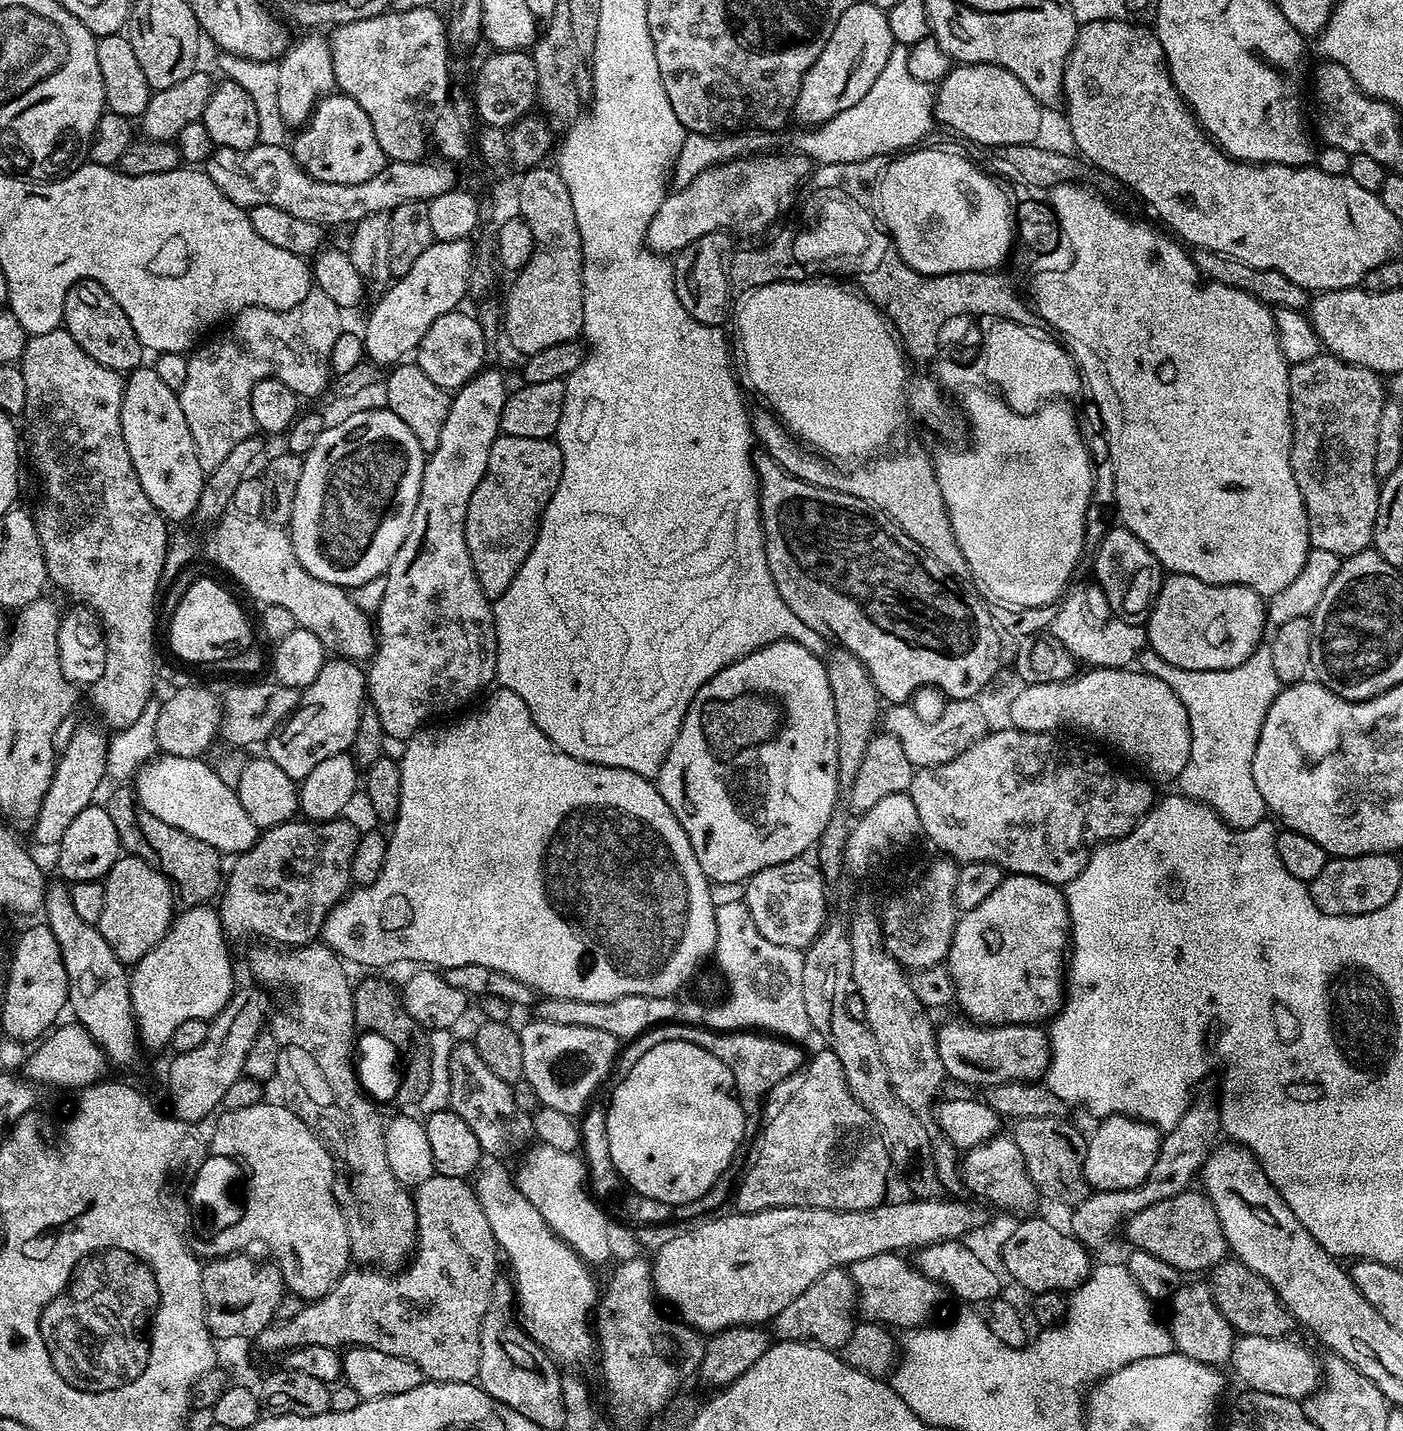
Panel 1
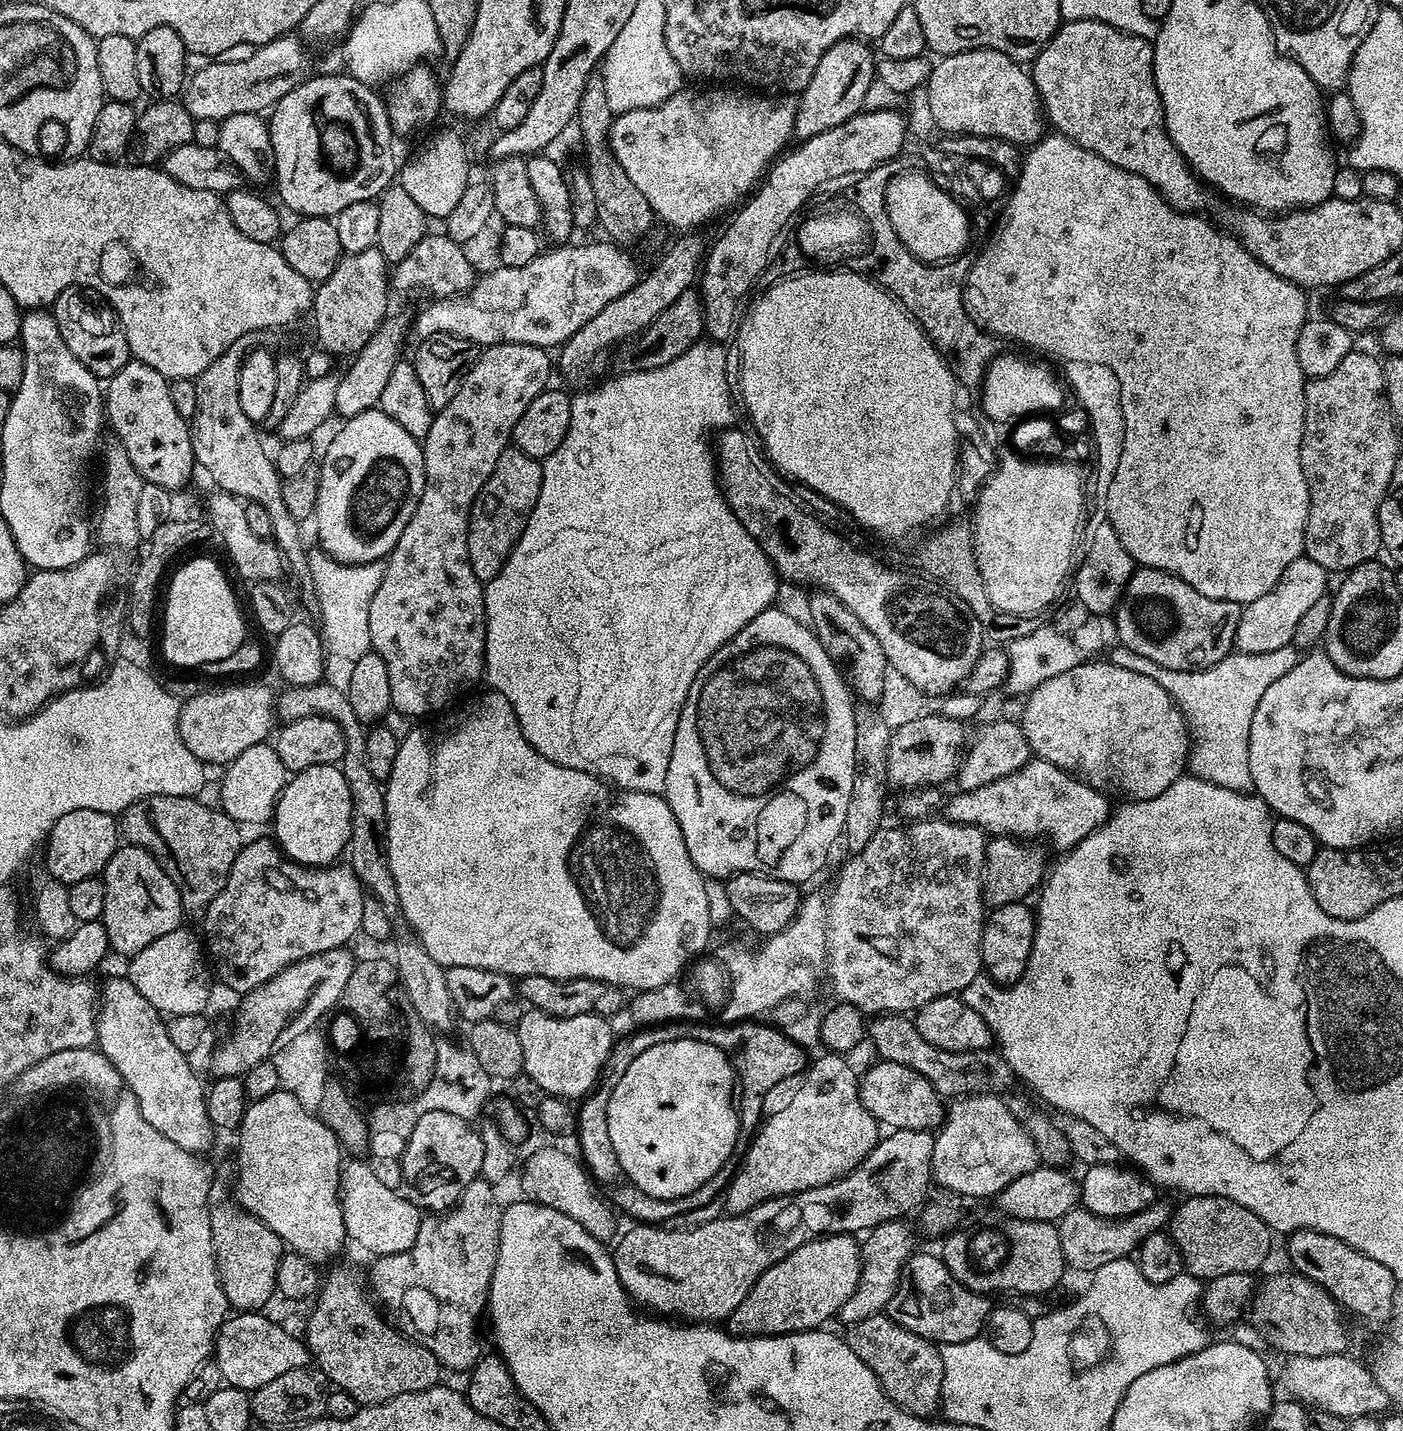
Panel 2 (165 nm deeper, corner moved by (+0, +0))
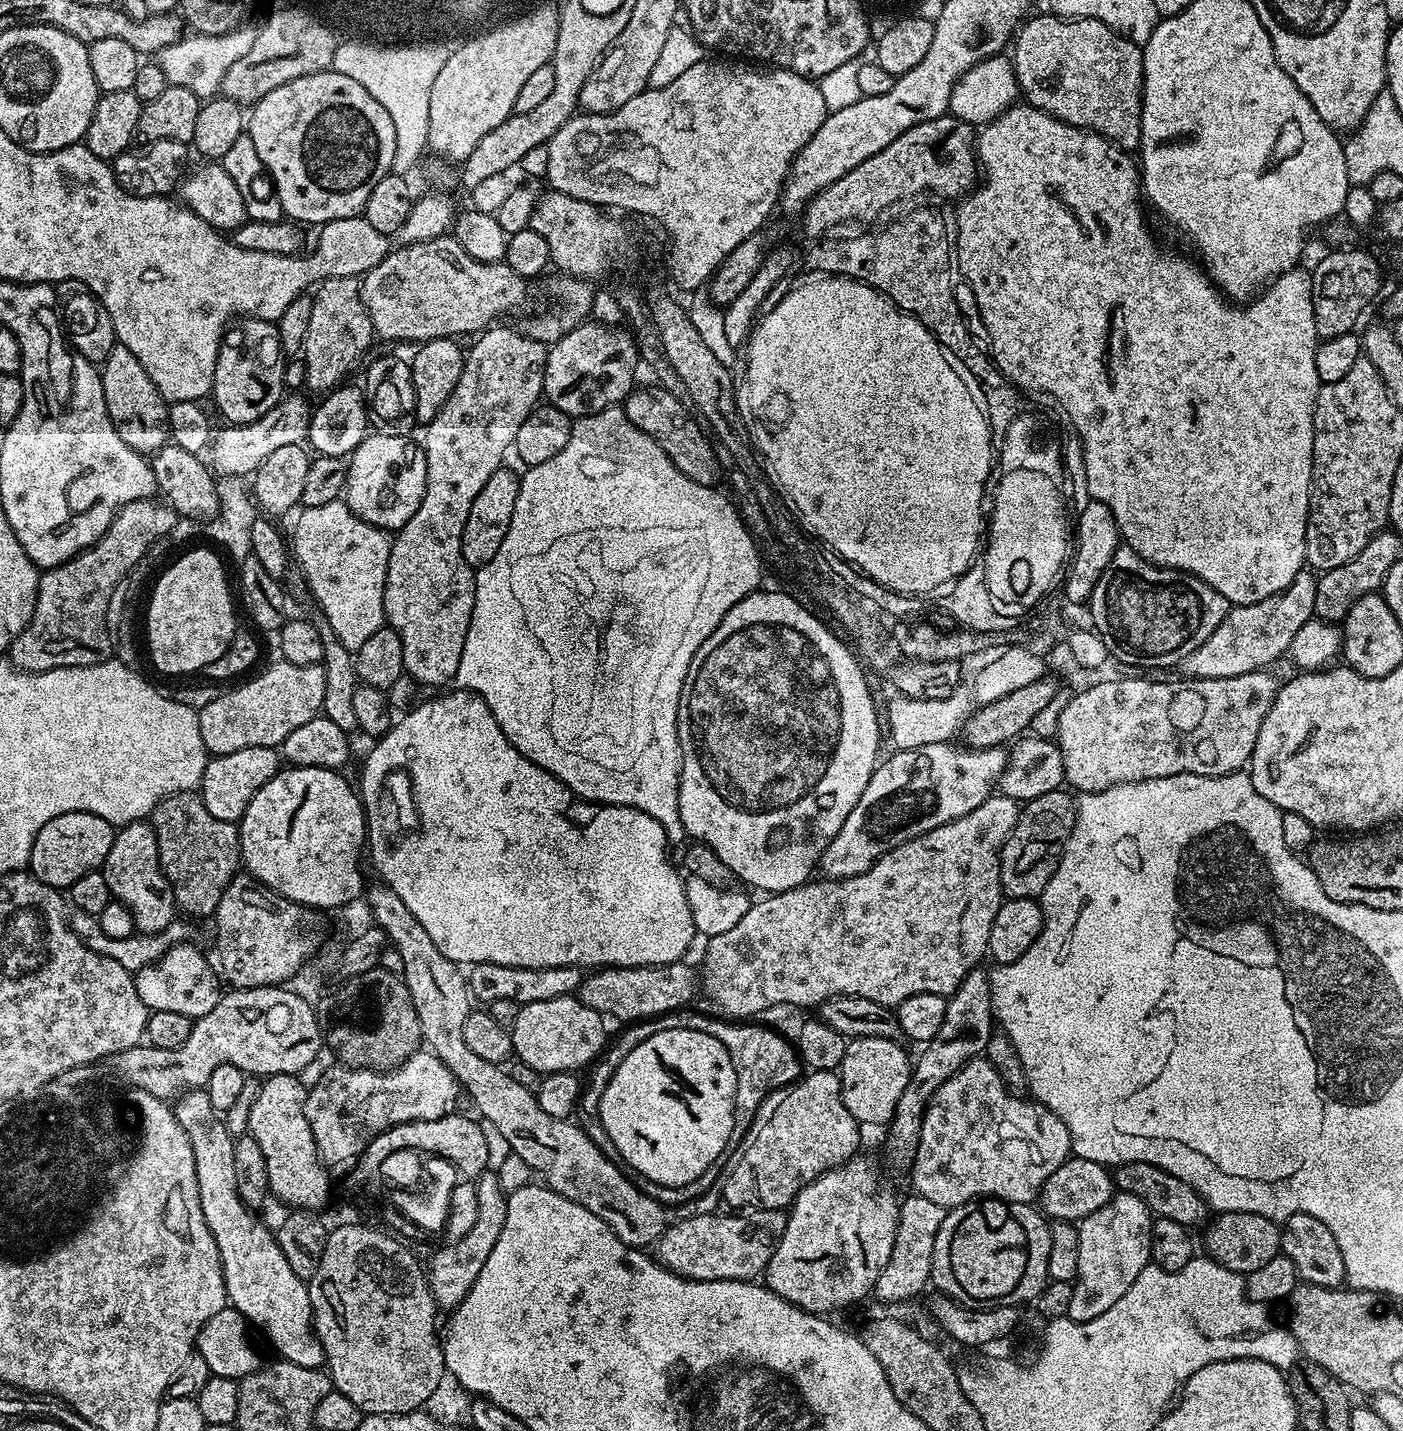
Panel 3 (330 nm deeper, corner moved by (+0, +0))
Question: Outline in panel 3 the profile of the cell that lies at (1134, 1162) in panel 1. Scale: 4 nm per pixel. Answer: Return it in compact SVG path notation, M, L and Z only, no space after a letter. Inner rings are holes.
M1117 1191L1106 1206L1100 1210L1094 1210L1084 1220L1079 1221L1076 1234L1076 1279L1072 1290L1072 1301L1067 1319L1081 1324L1090 1322L1090 1318L1098 1318L1098 1314L1103 1314L1105 1310L1110 1310L1126 1290L1130 1290L1130 1285L1134 1283L1134 1278L1142 1274L1144 1267L1150 1263L1150 1234L1152 1233L1152 1212L1142 1202L1142 1198L1134 1198L1134 1194Z

